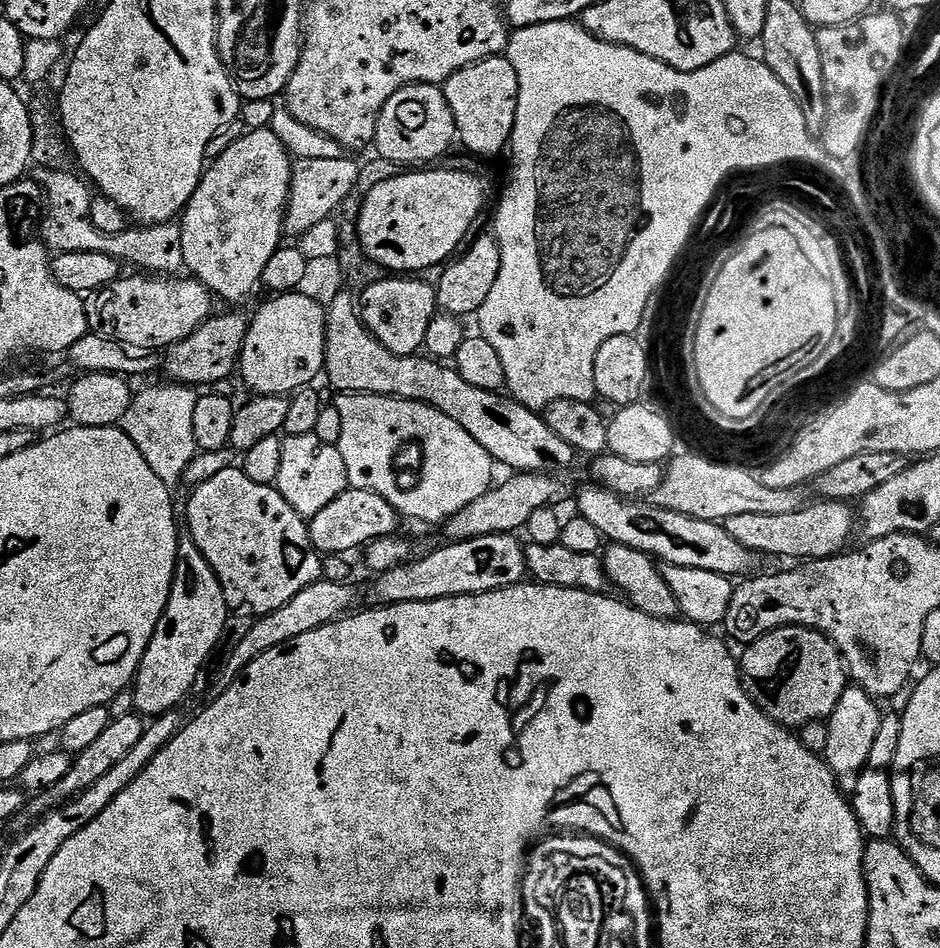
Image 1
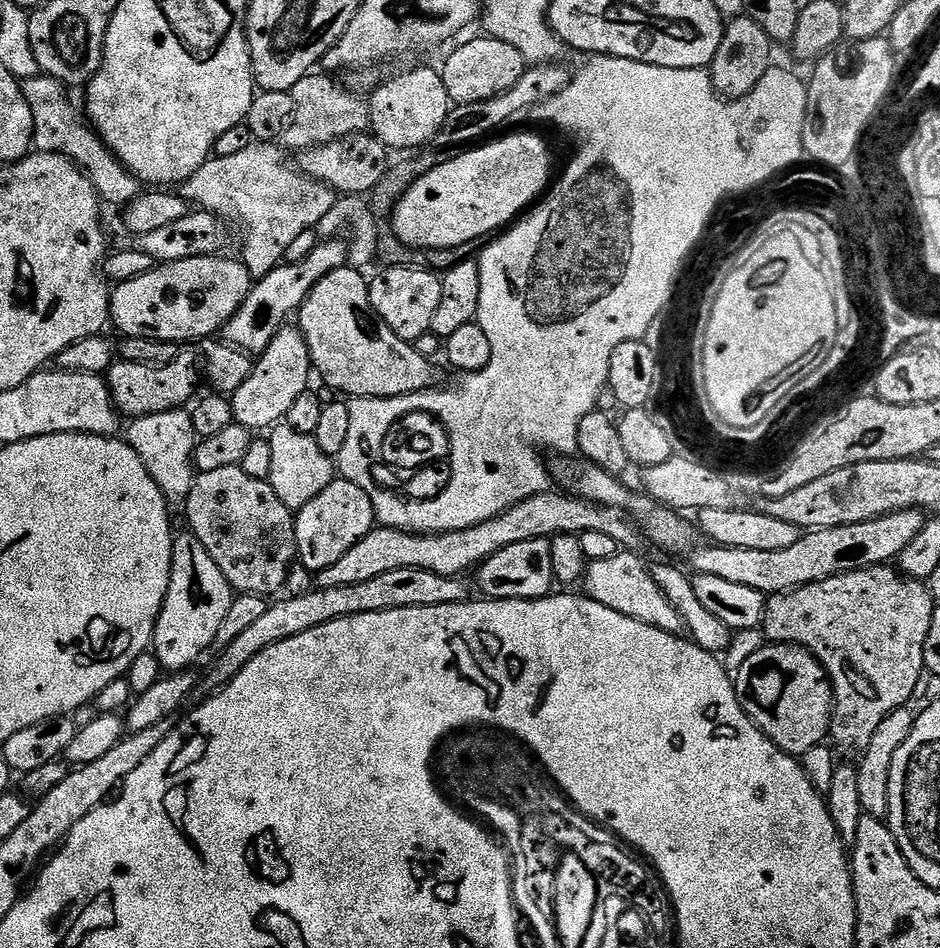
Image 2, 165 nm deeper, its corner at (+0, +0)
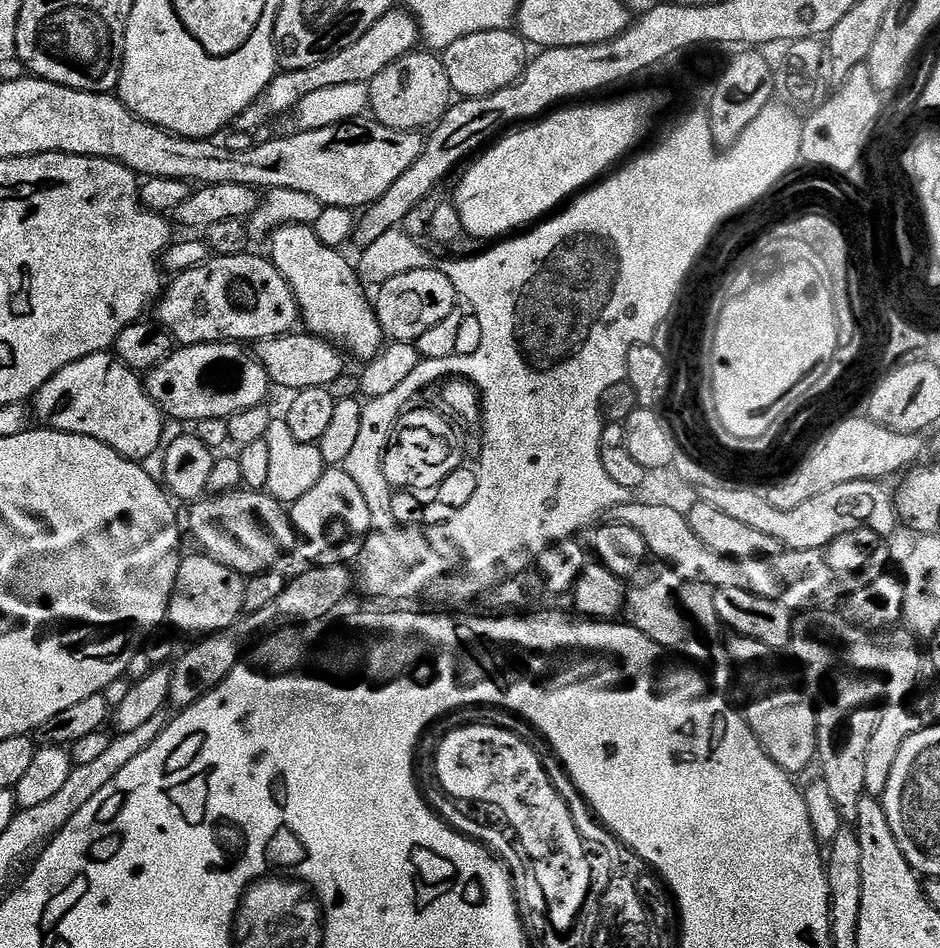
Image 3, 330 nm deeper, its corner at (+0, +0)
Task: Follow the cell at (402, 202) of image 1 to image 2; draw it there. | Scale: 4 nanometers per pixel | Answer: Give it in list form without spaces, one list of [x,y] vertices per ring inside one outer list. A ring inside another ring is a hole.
[[[516,132],[513,136],[495,140],[461,151],[454,161],[438,166],[424,177],[418,178],[406,190],[404,196],[398,200],[391,217],[393,232],[402,243],[415,250],[429,248],[432,252],[444,252],[447,248],[460,248],[471,240],[483,241],[507,229],[521,213],[531,209],[543,197],[554,176],[552,152],[548,149],[547,142],[532,132]]]

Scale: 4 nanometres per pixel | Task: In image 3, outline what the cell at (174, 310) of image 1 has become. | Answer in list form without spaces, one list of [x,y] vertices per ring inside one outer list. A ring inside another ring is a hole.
[[[245,254],[238,256],[213,255],[194,270],[177,272],[171,277],[155,305],[160,327],[172,335],[177,345],[219,344],[221,342],[255,342],[271,336],[285,335],[297,327],[300,307],[286,278],[272,264],[271,259]]]

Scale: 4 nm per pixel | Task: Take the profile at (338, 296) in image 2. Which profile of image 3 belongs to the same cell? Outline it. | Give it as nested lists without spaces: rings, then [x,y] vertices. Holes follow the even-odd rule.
[[[284,224],[272,231],[270,242],[272,242],[270,259],[274,267],[284,275],[294,294],[296,304],[300,307],[300,320],[303,327],[313,336],[321,336],[324,340],[332,341],[349,357],[357,356],[360,362],[367,362],[377,356],[386,337],[376,320],[373,301],[364,293],[365,285],[362,283],[353,261],[351,264],[343,256],[345,254],[343,251],[326,246],[322,242],[322,238],[318,238],[315,227],[310,224]]]

